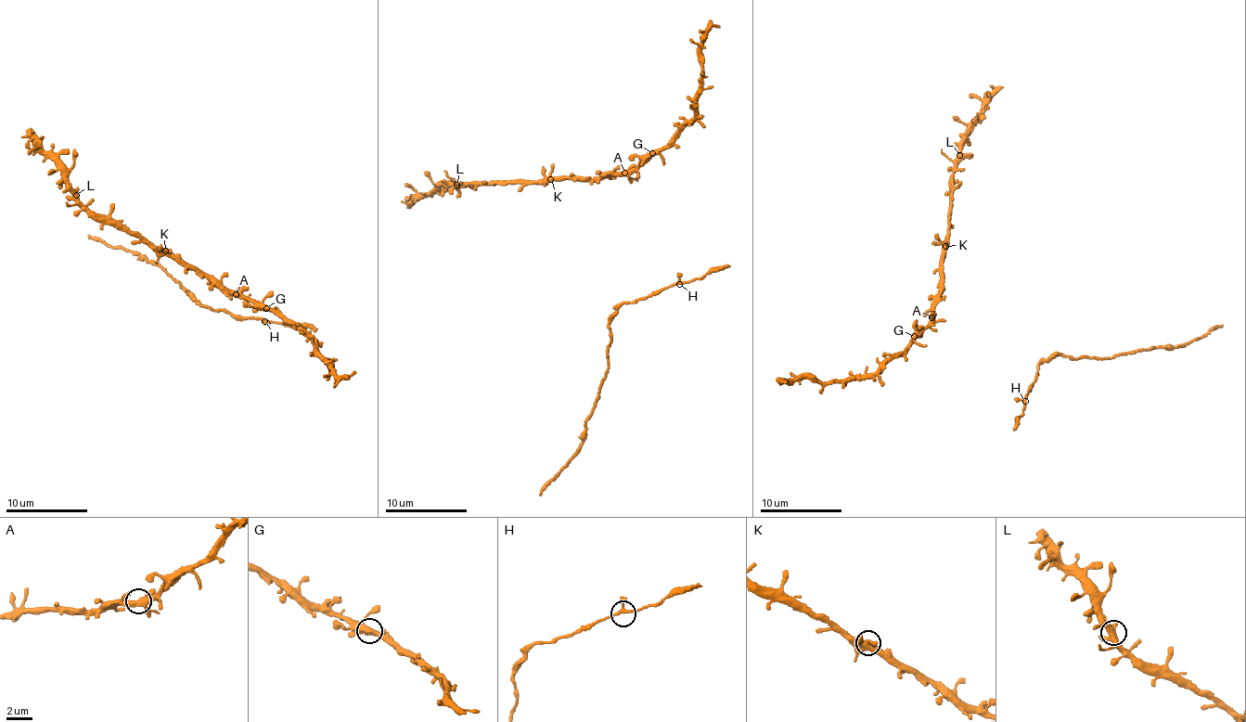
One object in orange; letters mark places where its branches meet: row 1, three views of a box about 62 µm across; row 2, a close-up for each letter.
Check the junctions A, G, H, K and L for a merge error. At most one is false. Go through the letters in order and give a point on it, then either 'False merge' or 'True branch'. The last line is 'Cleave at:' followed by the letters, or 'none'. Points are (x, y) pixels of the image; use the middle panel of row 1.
A: Place: (624, 173). True branch
G: Place: (652, 153). True branch
H: Place: (679, 284). True branch
K: Place: (550, 179). True branch
L: Place: (456, 185). True branch
Cleave at: none

